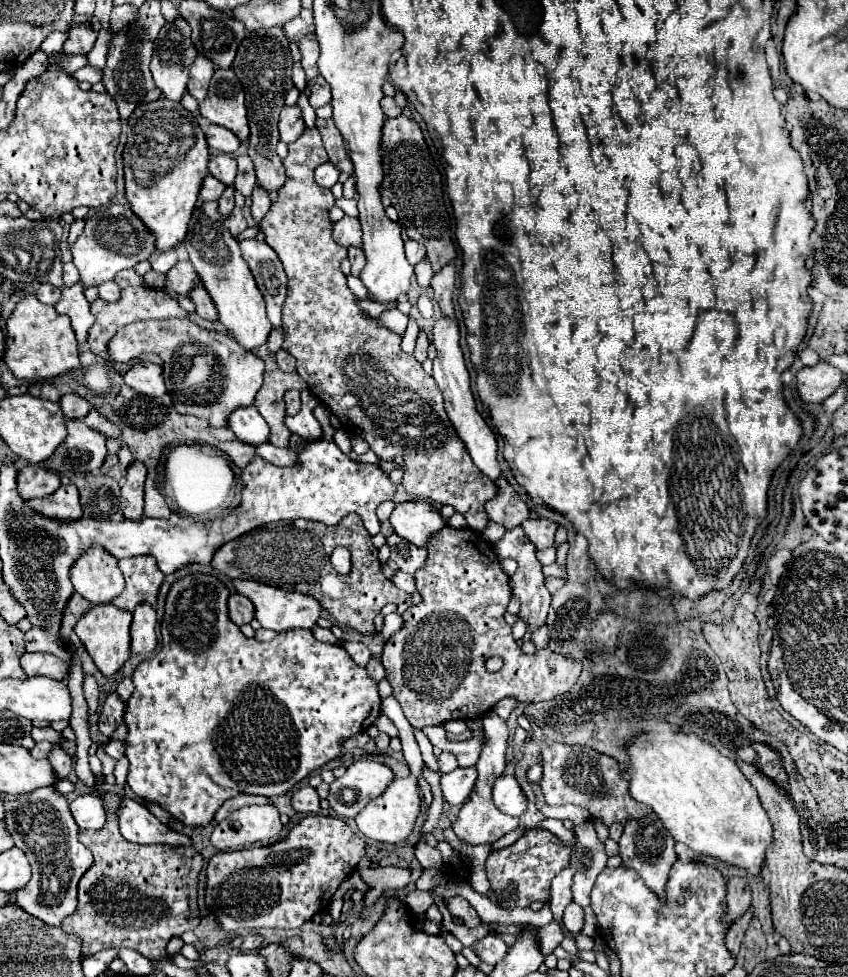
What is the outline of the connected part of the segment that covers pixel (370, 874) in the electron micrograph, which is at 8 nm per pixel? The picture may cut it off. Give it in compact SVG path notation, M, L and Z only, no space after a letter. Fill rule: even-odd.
M376 867L376 869L360 869L364 883L370 891L364 895L364 905L370 907L374 901L388 889L402 889L410 881L408 869L392 869L392 867Z

